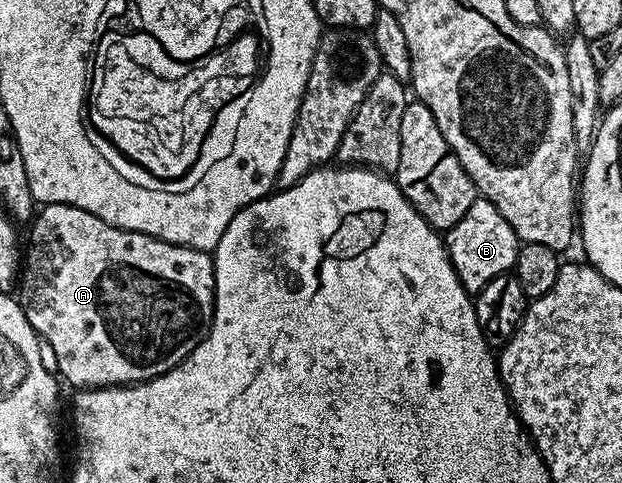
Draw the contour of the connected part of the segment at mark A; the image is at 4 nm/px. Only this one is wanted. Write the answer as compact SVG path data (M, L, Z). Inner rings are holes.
M66 203L44 204L34 214L29 229L29 247L27 243L19 276L19 292L21 291L19 302L27 321L43 340L44 346L48 350L49 347L53 350L53 359L57 362L56 374L64 382L66 379L73 386L73 389L120 387L135 383L148 383L150 379L159 377L175 365L179 365L208 335L209 326L213 324L213 302L215 301L215 273L213 272L213 256L210 252L180 247L174 243L151 237L147 233L116 227L75 205L67 205Z

